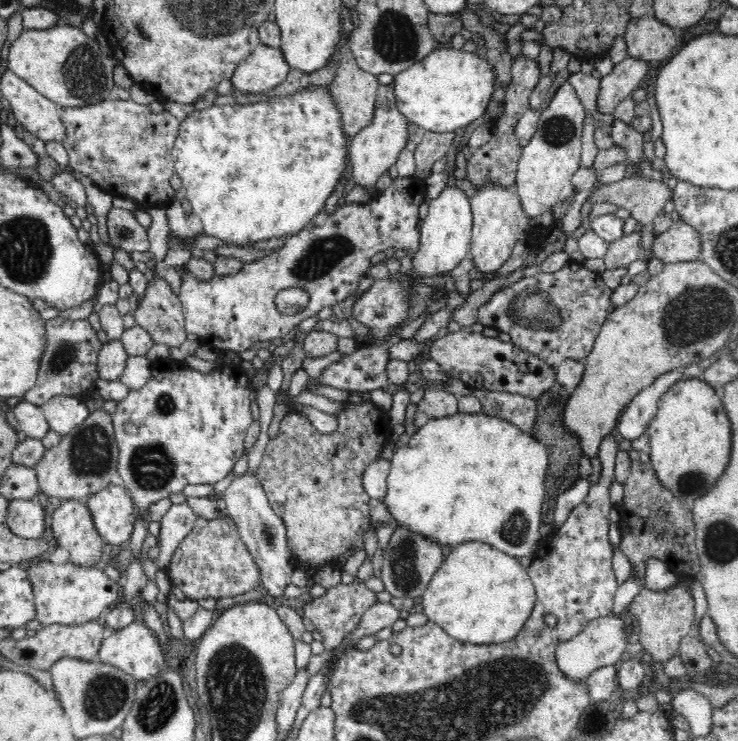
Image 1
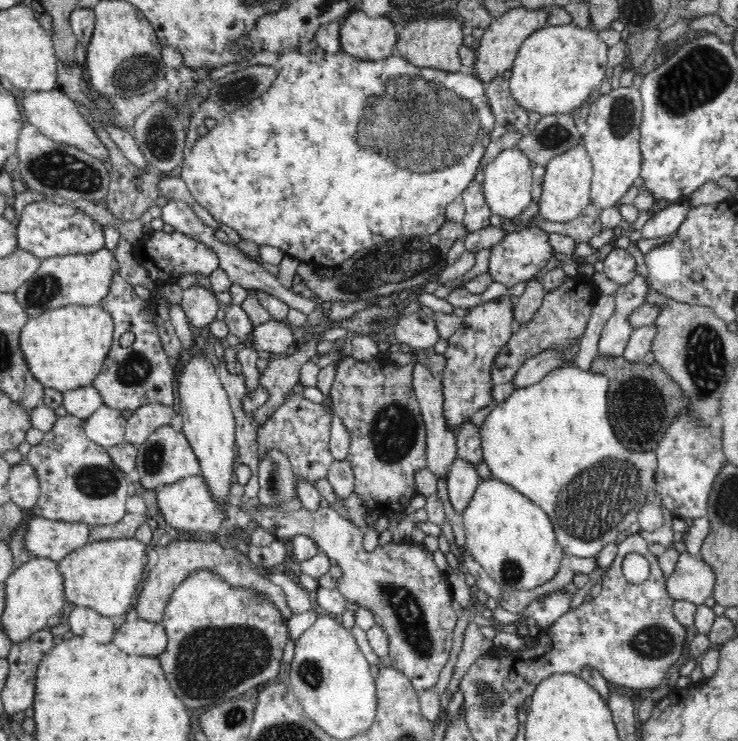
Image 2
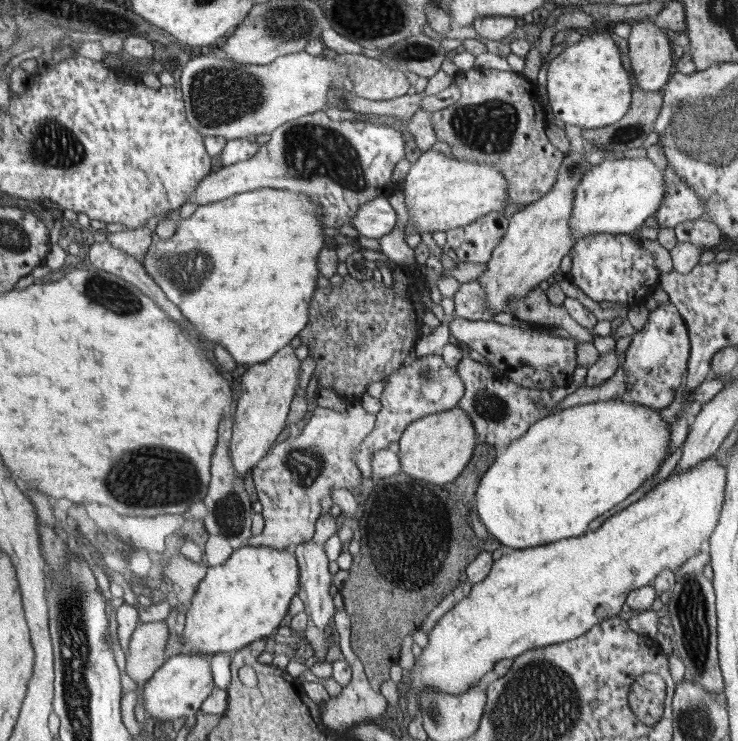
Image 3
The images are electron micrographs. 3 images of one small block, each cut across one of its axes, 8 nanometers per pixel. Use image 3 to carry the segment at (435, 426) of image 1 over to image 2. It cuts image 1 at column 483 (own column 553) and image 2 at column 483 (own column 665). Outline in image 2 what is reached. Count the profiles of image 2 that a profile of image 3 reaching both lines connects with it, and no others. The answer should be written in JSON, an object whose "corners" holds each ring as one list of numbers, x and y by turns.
{"corners":[[566,364,554,372,550,372,544,380,536,384,516,389,506,400,499,402,490,410,490,414,479,428,483,461,488,465,489,471,494,479,500,483,508,484,526,498,529,498,536,506,539,506,549,516,558,544,563,548,565,554,578,558,596,557,606,544,618,544,627,536,636,535,640,530,639,515,640,508,646,503,646,495,652,486,655,486,655,470,657,456,655,452,628,452,614,434,609,421,607,411,608,379,603,374,594,374,589,370,584,371,575,364]]}

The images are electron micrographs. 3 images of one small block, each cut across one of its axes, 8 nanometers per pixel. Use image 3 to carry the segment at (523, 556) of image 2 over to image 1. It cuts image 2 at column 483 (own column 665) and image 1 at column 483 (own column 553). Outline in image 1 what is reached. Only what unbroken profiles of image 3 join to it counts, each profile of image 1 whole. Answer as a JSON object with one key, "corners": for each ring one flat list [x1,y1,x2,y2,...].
{"corners":[[486,543,454,545,422,594,423,613,448,636,464,643,500,644,526,624,536,593,527,570,515,559]]}

